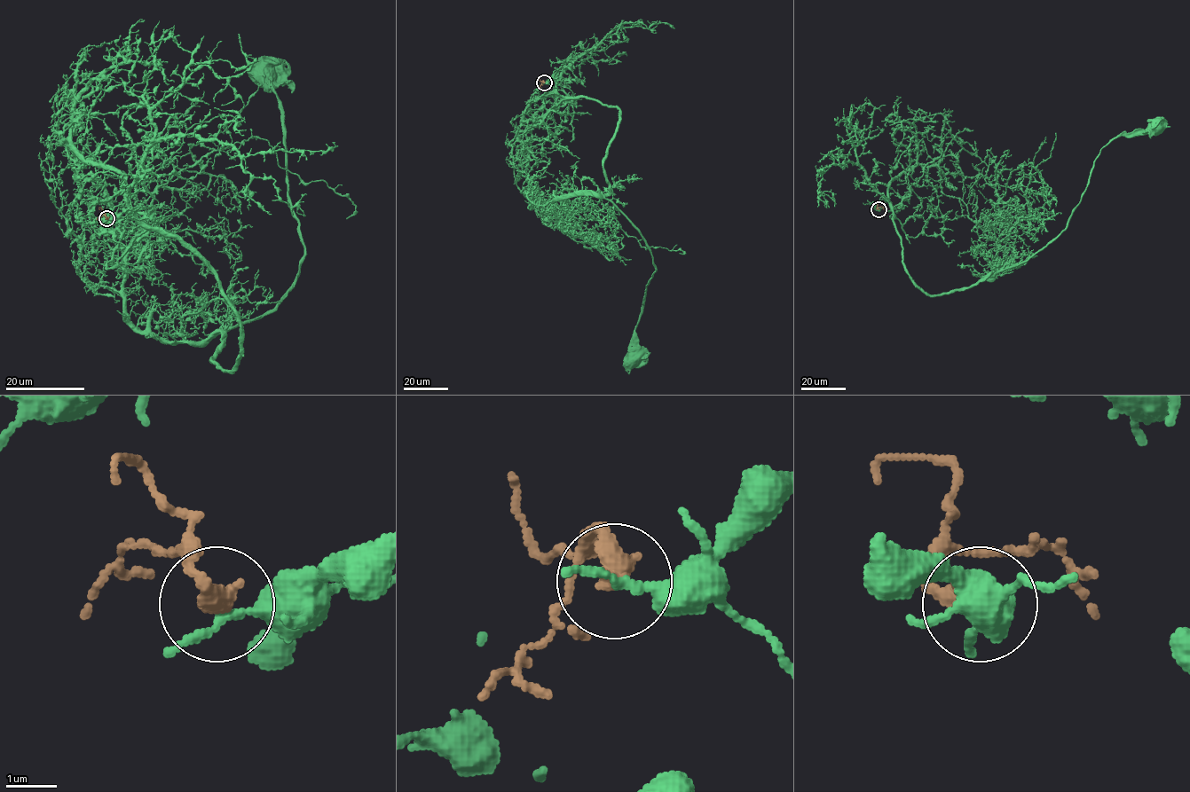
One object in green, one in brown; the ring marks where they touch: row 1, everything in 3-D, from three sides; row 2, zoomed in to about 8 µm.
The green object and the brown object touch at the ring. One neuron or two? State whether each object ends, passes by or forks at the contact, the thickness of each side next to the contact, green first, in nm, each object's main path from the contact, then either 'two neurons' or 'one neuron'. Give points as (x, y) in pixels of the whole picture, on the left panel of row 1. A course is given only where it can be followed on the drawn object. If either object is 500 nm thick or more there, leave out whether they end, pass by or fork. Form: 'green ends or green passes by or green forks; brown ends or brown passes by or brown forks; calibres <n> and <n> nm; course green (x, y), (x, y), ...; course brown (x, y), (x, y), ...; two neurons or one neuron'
green passes by; brown ends; calibres 190 and 440 nm; course green (107, 219), (129, 197), (216, 277), (239, 323), (231, 370), (214, 333), (269, 312), (303, 249), (264, 74); course brown (107, 219), (100, 214), (96, 220); two neurons

